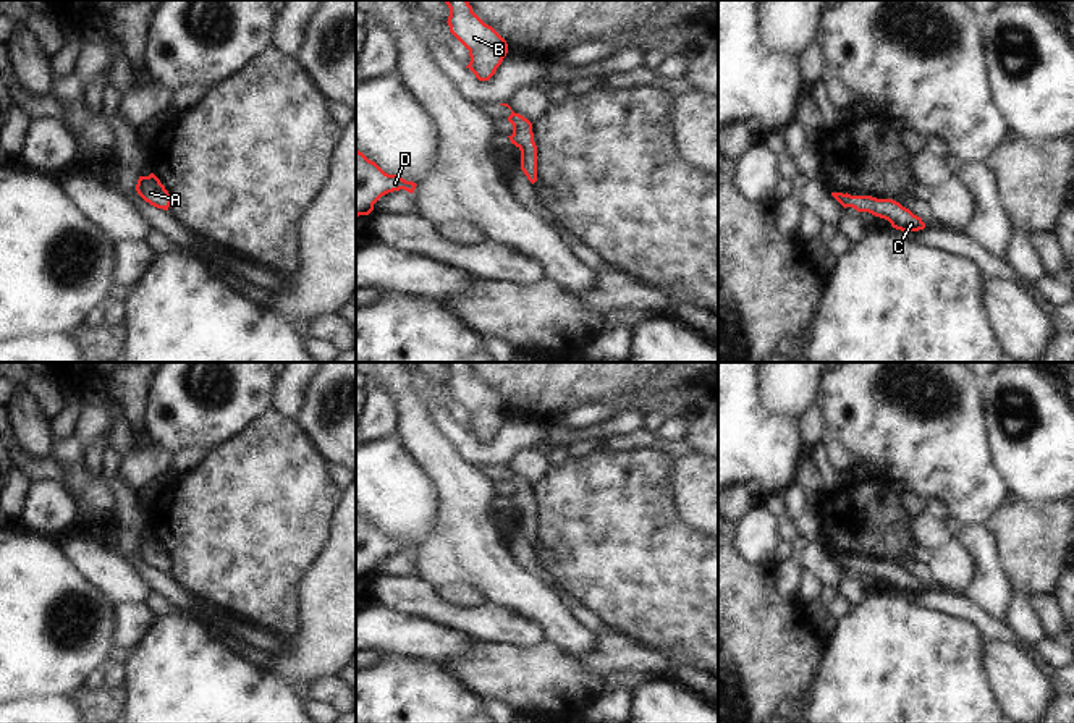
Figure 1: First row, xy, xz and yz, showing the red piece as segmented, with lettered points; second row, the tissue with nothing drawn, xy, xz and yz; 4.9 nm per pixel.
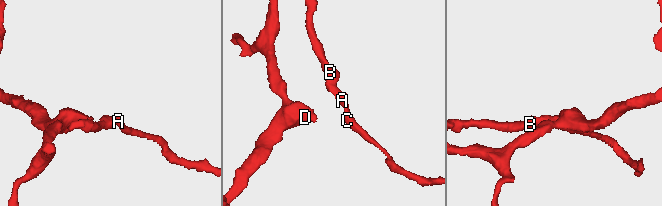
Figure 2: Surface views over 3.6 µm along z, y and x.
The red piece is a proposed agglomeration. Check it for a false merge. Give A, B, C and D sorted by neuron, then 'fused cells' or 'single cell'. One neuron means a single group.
A B C D; single cell

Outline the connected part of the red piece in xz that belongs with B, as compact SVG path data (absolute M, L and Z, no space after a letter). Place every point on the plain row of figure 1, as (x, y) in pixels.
M445 362L450 395L469 412L469 430L479 443L488 443L508 416L506 403L485 387L467 362Z

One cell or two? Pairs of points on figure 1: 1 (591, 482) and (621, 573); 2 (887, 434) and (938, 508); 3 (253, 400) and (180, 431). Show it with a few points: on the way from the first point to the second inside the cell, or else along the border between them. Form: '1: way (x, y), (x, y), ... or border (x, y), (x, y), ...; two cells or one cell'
1: way (599, 505), (608, 532), (621, 550); one cell
2: border (927, 498), (942, 502), (950, 510), (950, 521); two cells
3: way (235, 400), (220, 410), (201, 410), (198, 413); one cell

